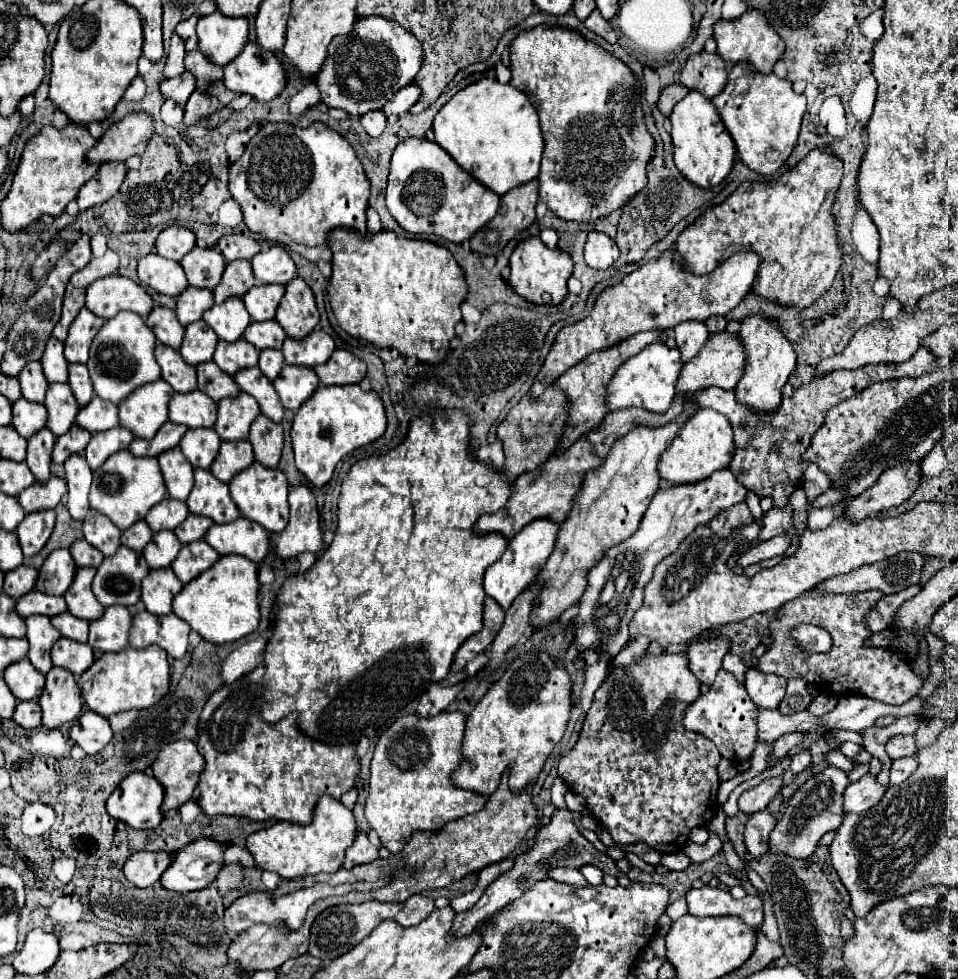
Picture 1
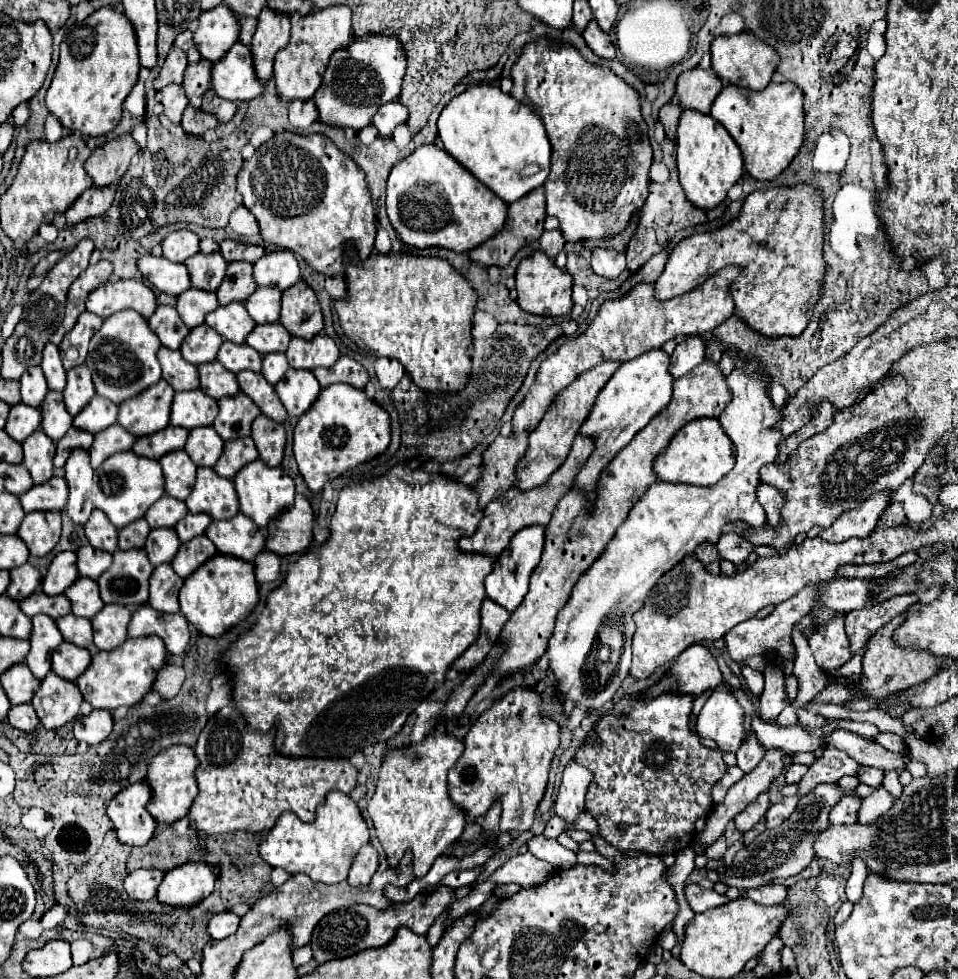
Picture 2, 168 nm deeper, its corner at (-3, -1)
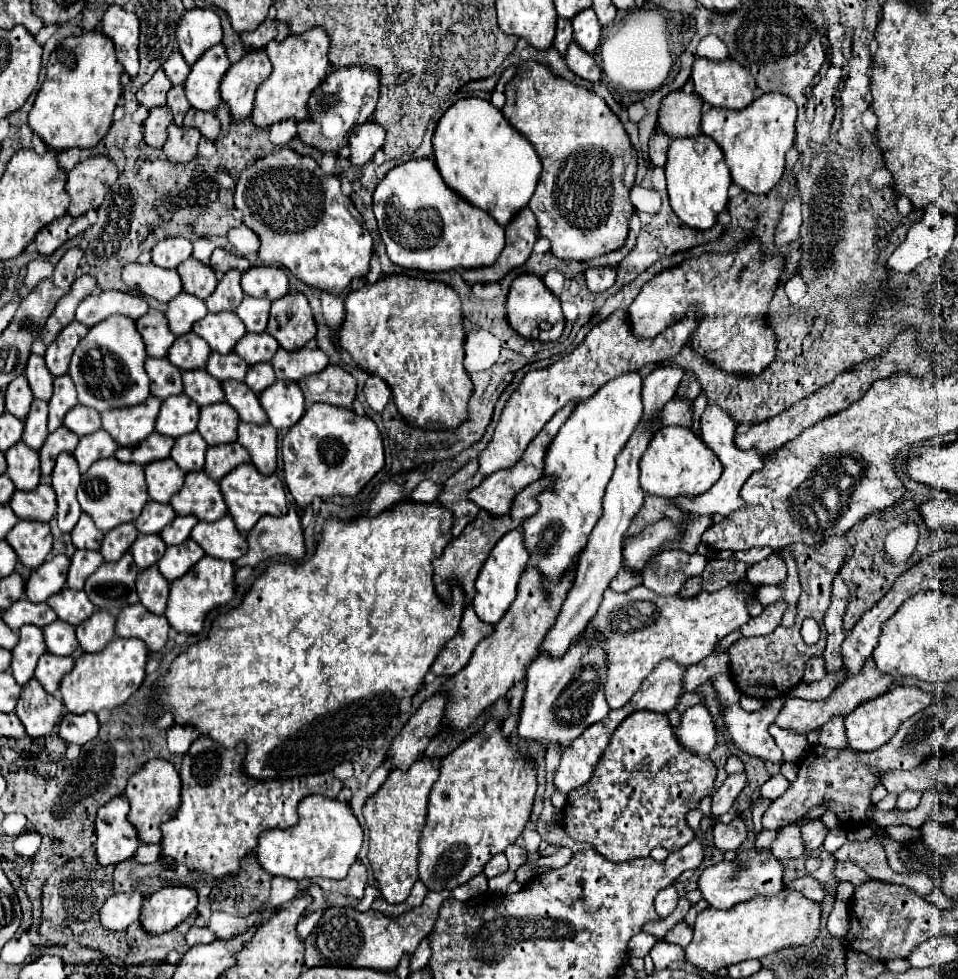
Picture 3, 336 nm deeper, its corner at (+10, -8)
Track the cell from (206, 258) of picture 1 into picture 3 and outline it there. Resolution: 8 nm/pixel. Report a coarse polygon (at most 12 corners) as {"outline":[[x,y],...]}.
{"outline":[[195,259],[177,267],[183,291],[207,299],[217,287],[215,271]]}

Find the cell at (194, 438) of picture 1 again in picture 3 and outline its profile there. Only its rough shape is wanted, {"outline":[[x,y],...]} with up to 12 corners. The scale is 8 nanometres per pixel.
{"outline":[[197,431],[175,439],[171,459],[185,473],[201,471],[207,451]]}

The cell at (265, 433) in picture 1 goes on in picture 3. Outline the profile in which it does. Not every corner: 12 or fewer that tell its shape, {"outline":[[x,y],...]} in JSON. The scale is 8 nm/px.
{"outline":[[239,423],[239,443],[263,475],[277,469],[277,429]]}

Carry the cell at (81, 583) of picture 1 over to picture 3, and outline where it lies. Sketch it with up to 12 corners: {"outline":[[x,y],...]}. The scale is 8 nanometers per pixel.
{"outline":[[63,589],[47,603],[75,627],[95,607],[85,591]]}

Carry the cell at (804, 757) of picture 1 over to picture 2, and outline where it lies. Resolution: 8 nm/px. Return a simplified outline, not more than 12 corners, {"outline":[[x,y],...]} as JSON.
{"outline":[[790,764],[786,770],[788,784],[800,782],[808,766]]}

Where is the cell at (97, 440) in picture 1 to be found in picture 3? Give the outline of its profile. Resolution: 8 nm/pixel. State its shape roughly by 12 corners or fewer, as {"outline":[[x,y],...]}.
{"outline":[[103,429],[79,439],[73,451],[81,473],[117,451]]}

